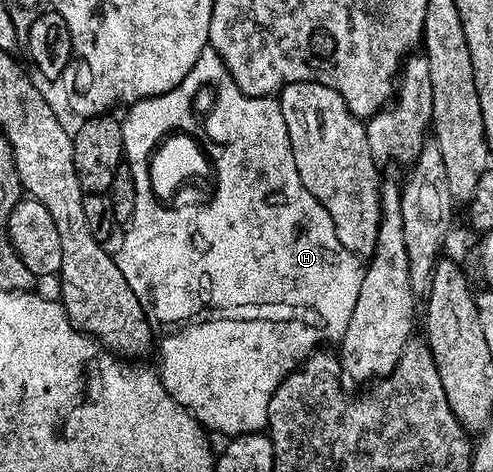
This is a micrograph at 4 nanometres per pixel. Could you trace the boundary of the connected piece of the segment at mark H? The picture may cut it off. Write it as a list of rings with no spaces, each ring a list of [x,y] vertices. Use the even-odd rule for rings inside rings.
[[[205,52],[196,62],[196,69],[188,73],[187,78],[180,81],[180,84],[172,89],[171,94],[159,94],[153,98],[141,98],[138,102],[131,103],[132,118],[123,119],[124,128],[124,156],[126,163],[133,172],[134,188],[136,189],[136,199],[134,200],[134,210],[132,221],[129,222],[124,231],[124,239],[120,242],[120,251],[115,251],[114,257],[118,268],[122,272],[122,276],[126,276],[126,284],[130,284],[130,288],[134,288],[134,296],[138,296],[138,300],[142,304],[142,308],[146,312],[148,322],[152,326],[152,333],[158,339],[158,354],[160,350],[160,366],[158,365],[158,373],[160,382],[166,388],[166,392],[170,392],[170,396],[182,407],[187,410],[205,431],[213,432],[217,430],[220,434],[228,434],[227,436],[235,436],[238,434],[254,434],[263,431],[268,424],[268,405],[274,396],[274,392],[282,384],[282,380],[287,378],[297,366],[303,363],[309,354],[313,353],[323,342],[339,343],[340,337],[346,332],[346,324],[350,324],[350,316],[354,312],[354,304],[358,298],[358,283],[362,277],[362,262],[351,252],[339,243],[338,236],[335,235],[334,220],[331,219],[330,212],[314,198],[303,187],[302,180],[299,179],[298,172],[292,165],[292,157],[288,152],[288,137],[285,134],[283,117],[280,114],[277,103],[272,100],[257,100],[254,96],[244,94],[242,88],[238,88],[238,84],[230,76],[230,72],[226,68],[226,64],[220,61],[219,56],[211,52]]]

